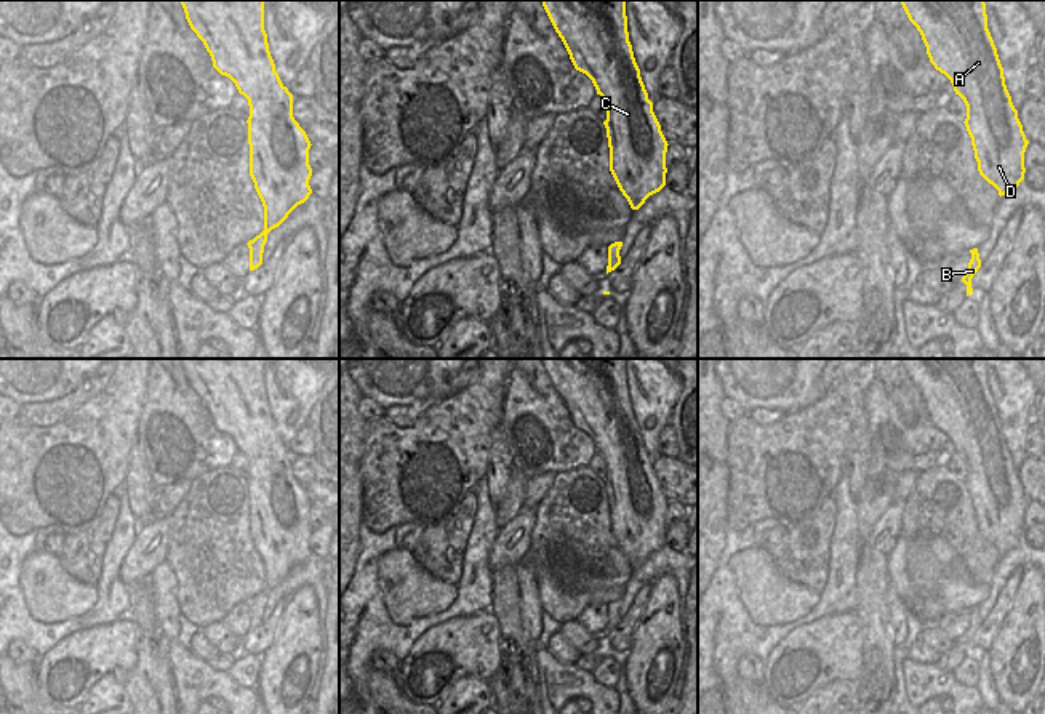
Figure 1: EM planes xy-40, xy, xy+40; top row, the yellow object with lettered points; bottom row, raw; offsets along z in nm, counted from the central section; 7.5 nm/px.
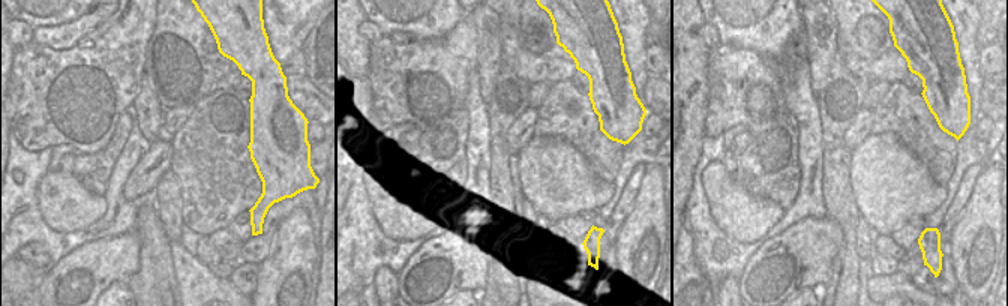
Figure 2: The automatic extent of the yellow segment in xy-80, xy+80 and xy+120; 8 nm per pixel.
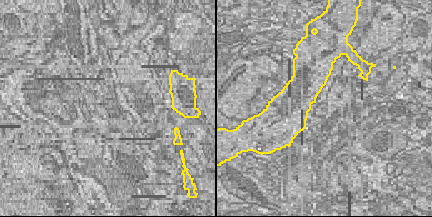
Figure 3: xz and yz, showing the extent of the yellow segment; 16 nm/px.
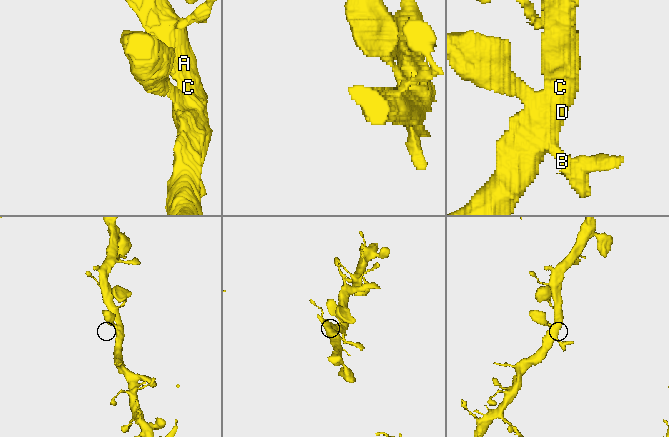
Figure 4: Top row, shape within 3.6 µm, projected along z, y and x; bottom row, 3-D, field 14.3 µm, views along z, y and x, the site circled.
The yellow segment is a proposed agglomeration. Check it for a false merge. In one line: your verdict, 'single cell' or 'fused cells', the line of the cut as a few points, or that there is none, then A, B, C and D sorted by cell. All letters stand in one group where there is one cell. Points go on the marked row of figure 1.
single cell; no cut; A B C D

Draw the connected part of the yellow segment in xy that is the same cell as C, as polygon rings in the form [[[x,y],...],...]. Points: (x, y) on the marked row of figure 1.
[[[541,0],[576,70],[586,74],[607,104],[610,171],[632,210],[666,186],[667,141],[653,112],[627,32],[626,0]]]

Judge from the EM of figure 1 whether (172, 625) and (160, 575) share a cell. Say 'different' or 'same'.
same

